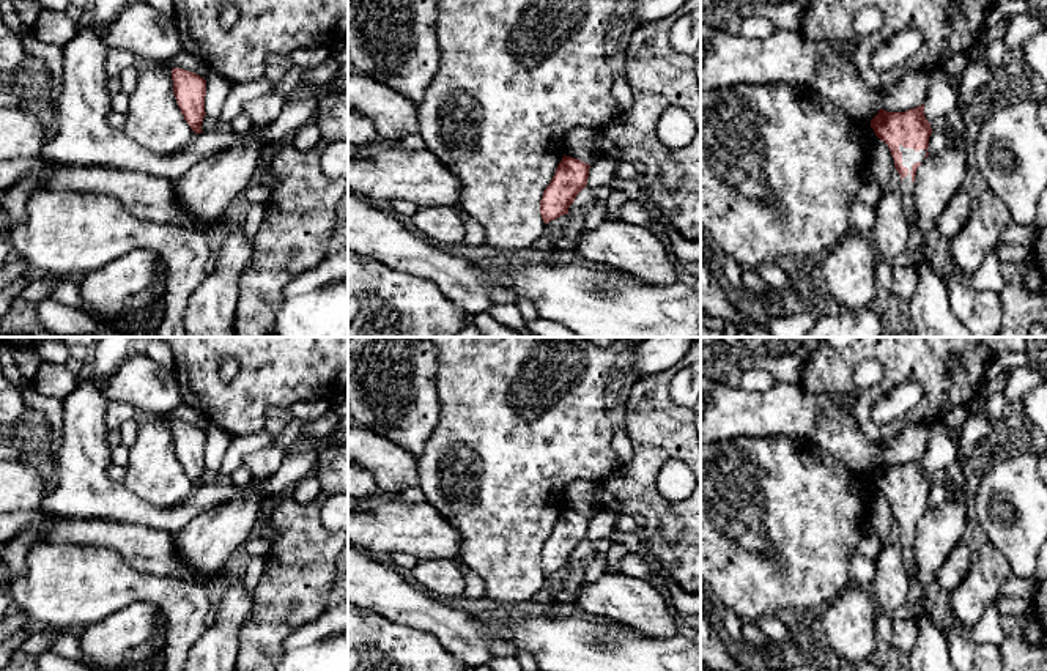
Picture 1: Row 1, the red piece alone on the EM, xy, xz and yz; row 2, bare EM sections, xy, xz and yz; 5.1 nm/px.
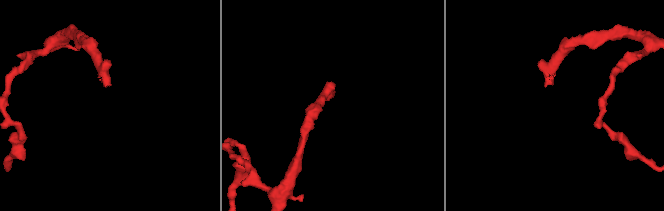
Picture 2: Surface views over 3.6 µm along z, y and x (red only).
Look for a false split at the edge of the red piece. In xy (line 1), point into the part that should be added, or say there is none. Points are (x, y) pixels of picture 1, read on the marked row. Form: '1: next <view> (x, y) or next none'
1: next none

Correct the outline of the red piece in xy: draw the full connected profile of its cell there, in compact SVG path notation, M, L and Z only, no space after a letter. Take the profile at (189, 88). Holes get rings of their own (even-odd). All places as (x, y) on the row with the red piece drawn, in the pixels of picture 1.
M173 68L172 69L173 93L184 120L195 134L203 132L202 123L206 115L205 96L206 80L195 72Z

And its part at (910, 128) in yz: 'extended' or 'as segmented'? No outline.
extended

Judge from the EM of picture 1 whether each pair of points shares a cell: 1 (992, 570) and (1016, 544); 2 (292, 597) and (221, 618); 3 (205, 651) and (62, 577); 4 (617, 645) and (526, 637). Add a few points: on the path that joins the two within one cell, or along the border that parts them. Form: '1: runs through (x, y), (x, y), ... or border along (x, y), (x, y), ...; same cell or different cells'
1: border along (989, 541), (1006, 561), (1013, 575); different cells
2: border along (254, 591), (254, 608), (240, 630), (238, 643); different cells
3: border along (207, 629), (188, 654); different cells
4: runs through (595, 645), (559, 645), (548, 638); same cell

